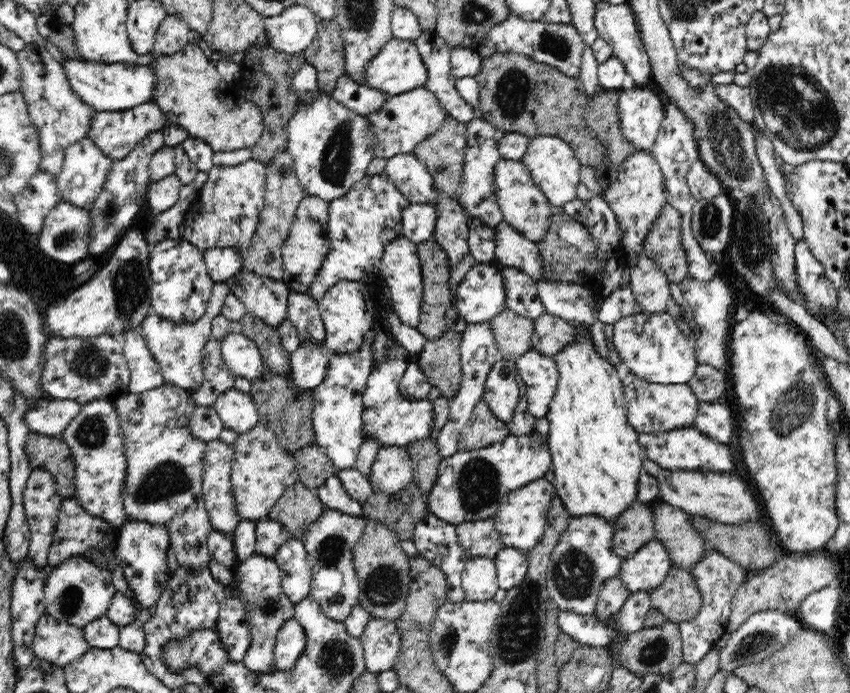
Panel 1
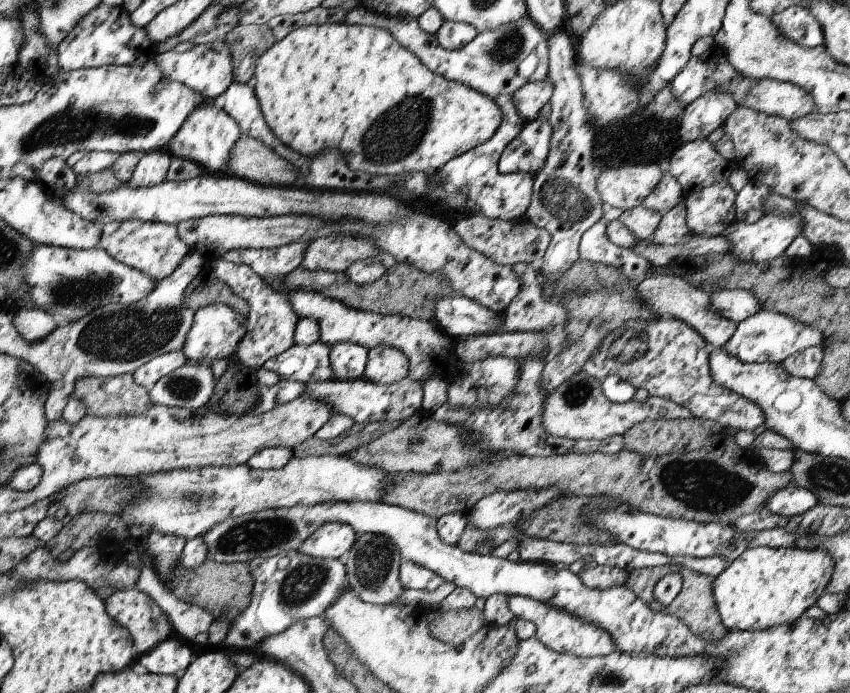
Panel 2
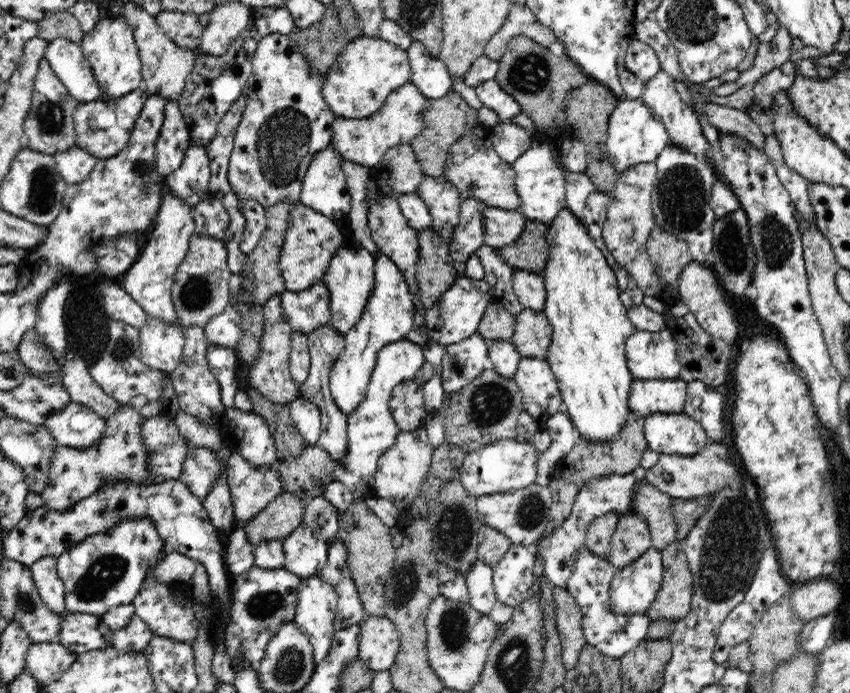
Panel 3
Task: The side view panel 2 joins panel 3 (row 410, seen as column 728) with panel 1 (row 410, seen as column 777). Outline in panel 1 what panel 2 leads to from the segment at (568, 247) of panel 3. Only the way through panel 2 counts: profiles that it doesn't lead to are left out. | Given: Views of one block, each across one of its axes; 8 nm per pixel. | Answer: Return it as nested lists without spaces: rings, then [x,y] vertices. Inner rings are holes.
[[[574,323],[574,325],[581,330],[581,335],[567,344],[562,352],[553,356],[559,380],[556,393],[546,413],[546,419],[550,422],[547,440],[552,455],[551,466],[556,477],[555,493],[572,517],[596,515],[614,523],[626,508],[636,502],[638,477],[642,470],[644,452],[638,442],[639,433],[627,420],[625,393],[617,368],[609,359],[605,360],[596,352],[590,325],[584,323]]]

